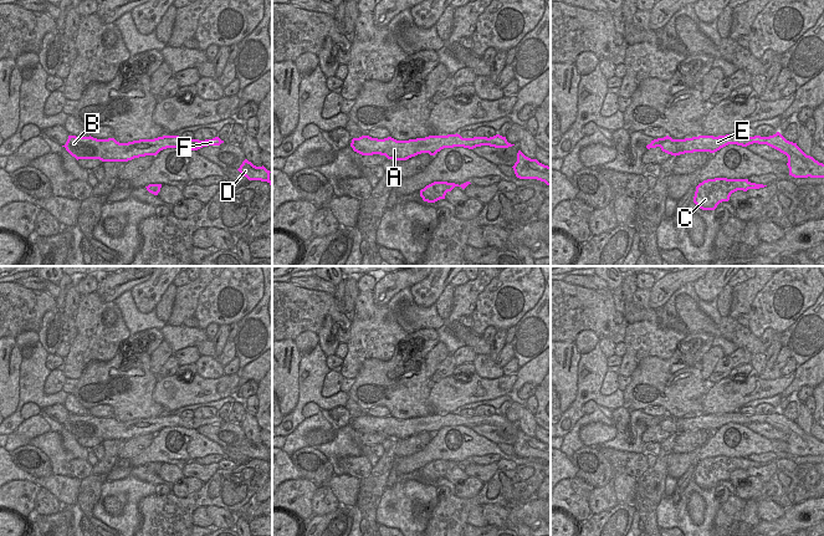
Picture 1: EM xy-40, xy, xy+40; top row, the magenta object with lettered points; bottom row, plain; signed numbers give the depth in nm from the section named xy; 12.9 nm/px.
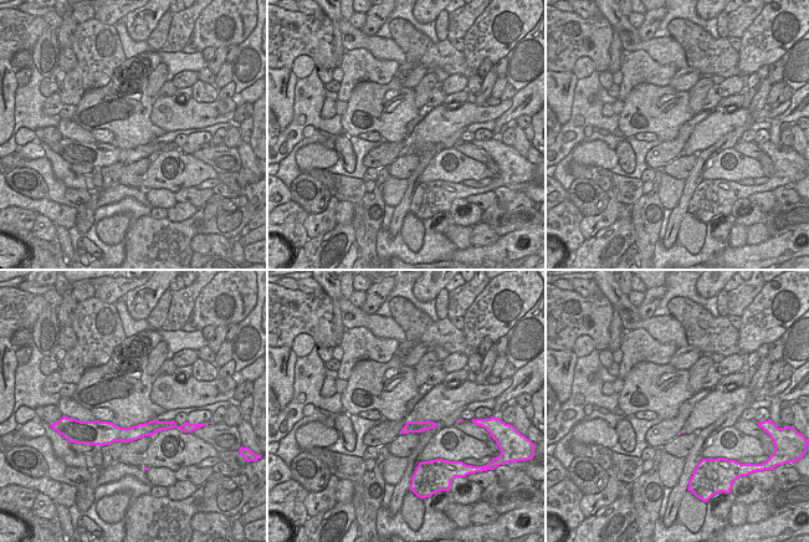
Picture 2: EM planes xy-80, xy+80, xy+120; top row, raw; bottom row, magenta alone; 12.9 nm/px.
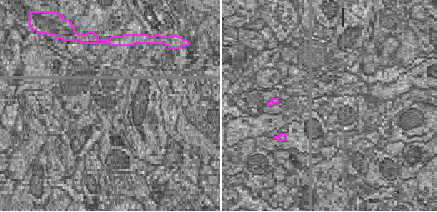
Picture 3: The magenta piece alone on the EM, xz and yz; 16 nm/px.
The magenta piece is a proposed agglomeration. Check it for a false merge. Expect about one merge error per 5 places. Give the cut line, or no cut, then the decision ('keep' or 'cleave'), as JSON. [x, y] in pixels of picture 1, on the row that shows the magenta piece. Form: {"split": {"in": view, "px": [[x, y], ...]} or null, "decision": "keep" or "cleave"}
{"split": null, "decision": "keep"}

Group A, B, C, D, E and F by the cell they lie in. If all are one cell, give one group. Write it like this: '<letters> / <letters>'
A B C D E F

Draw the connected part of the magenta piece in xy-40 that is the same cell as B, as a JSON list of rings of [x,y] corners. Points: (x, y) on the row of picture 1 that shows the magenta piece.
[[[68,136],[66,150],[78,159],[99,159],[102,162],[128,162],[145,155],[157,155],[167,148],[184,148],[198,150],[208,146],[224,143],[219,137],[213,139],[184,141],[179,136],[163,136],[154,139],[139,139],[128,143],[119,143],[114,138],[97,139],[93,137]]]

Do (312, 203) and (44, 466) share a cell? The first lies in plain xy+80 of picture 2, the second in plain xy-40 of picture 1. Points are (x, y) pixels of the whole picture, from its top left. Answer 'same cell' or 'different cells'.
same cell

